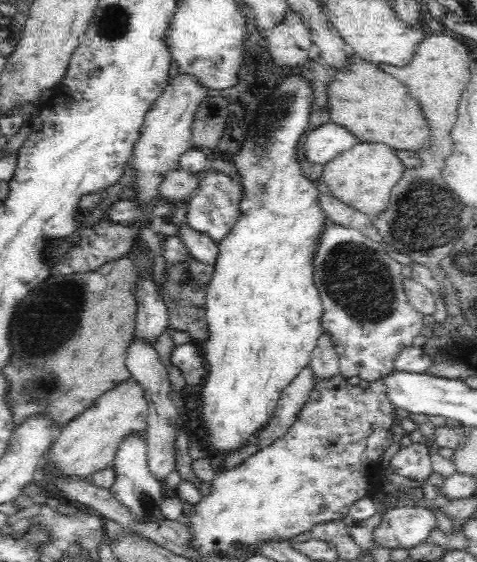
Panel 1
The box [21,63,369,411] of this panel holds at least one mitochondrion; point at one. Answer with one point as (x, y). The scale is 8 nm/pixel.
(50, 246)

